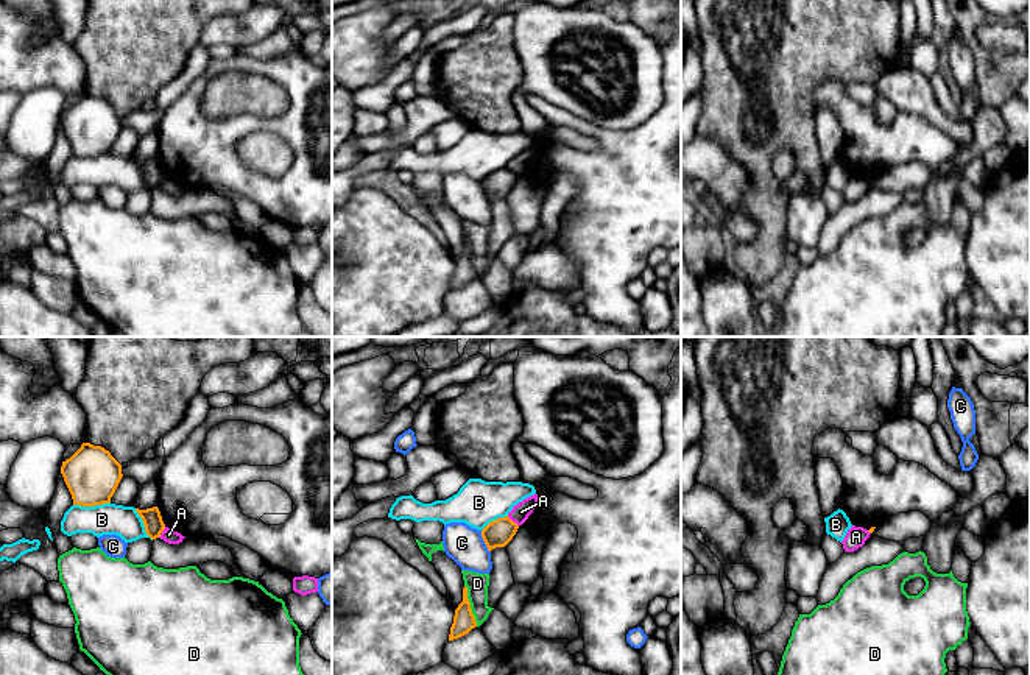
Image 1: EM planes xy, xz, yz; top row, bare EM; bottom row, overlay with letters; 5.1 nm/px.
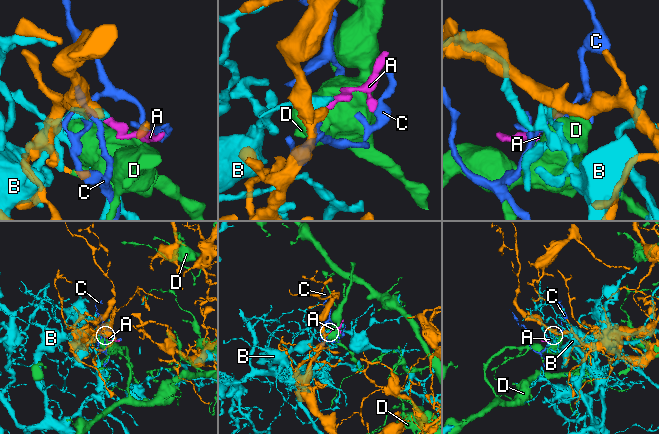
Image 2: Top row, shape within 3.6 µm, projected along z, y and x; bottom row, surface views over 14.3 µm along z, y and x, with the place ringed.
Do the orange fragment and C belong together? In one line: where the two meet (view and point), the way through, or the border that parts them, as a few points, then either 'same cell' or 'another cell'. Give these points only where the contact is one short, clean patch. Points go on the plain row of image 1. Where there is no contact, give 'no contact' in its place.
meets orange in xz at (483, 190); border along xz (480, 181), (480, 187), (490, 203); another cell

